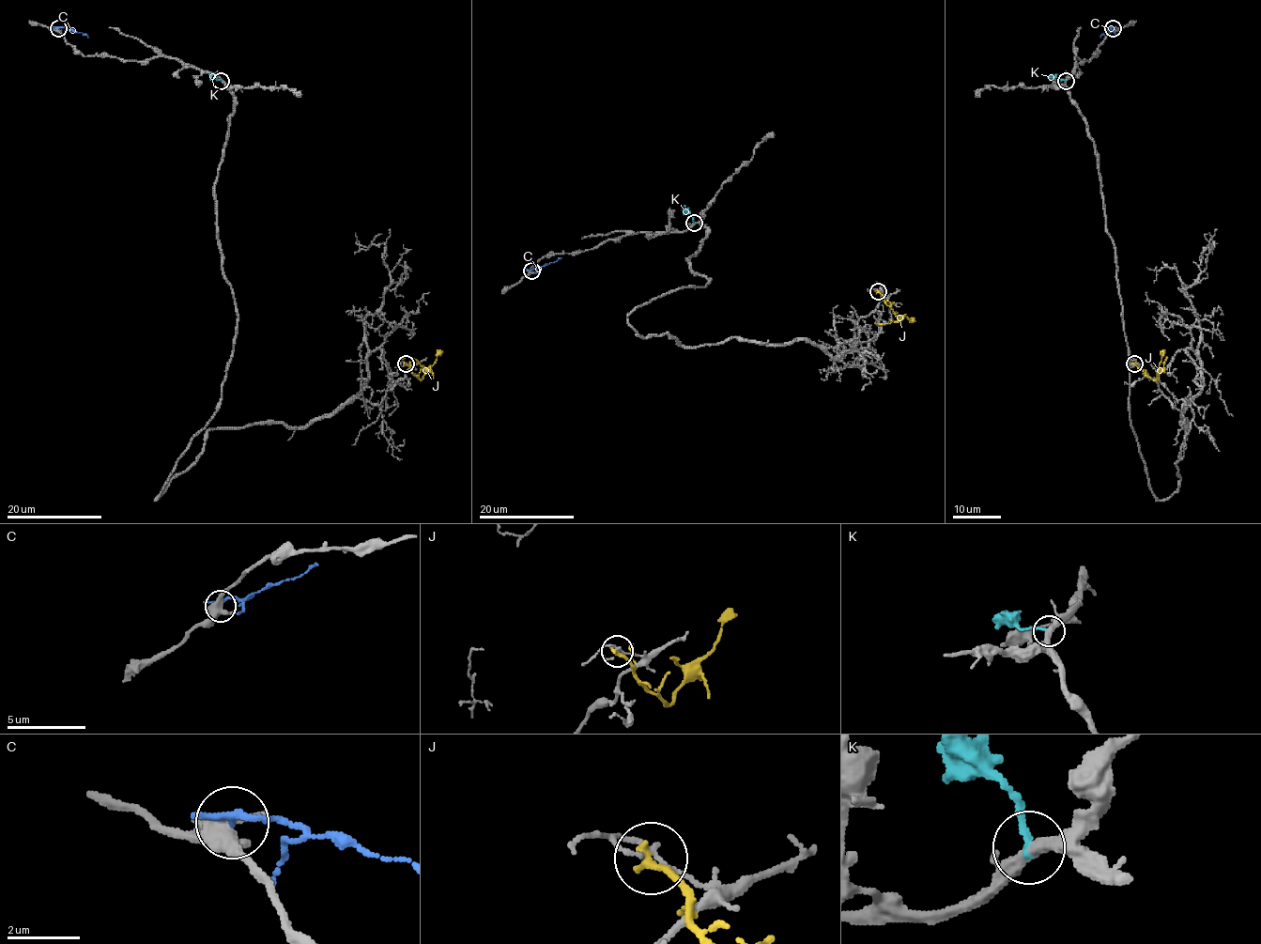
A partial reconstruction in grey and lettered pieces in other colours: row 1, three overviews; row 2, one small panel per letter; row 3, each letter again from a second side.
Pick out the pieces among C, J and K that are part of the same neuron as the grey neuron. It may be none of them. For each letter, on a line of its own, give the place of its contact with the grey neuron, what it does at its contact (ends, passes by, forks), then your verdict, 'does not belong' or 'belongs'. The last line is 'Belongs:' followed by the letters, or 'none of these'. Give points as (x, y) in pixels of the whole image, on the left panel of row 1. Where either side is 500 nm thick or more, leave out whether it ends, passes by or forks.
C: contact (58, 28); it ends; does not belong
J: contact (406, 363); it ends; does not belong
K: contact (221, 81); it ends; does not belong
Belongs: none of these

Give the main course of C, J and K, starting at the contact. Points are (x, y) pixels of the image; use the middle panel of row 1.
C: (531, 270), (561, 257)
J: (878, 291), (899, 318), (887, 323), (875, 322)
K: (694, 224), (691, 213), (684, 205)

